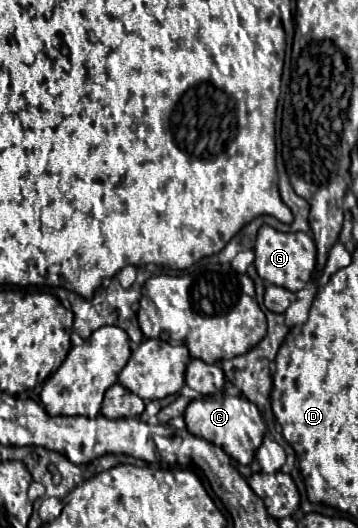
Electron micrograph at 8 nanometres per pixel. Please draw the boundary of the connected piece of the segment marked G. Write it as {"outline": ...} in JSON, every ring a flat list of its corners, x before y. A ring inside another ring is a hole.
{"outline":[[262,225,256,235,254,253,254,265,258,275,270,281,272,285,278,285,296,293,304,289,304,285,314,277,316,245,312,237,306,233,280,233,268,225]]}

